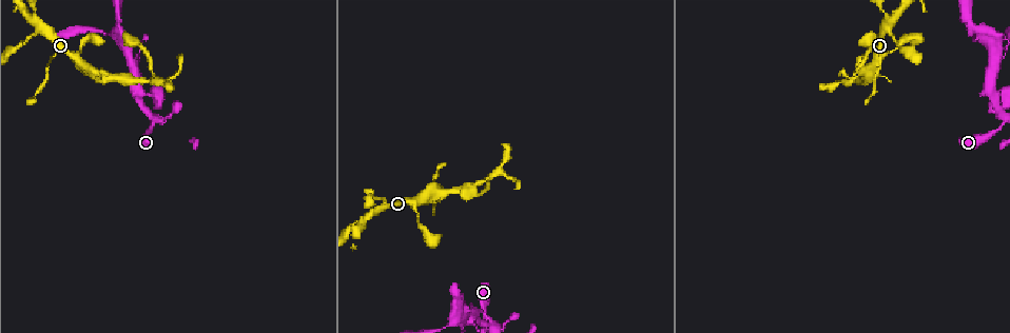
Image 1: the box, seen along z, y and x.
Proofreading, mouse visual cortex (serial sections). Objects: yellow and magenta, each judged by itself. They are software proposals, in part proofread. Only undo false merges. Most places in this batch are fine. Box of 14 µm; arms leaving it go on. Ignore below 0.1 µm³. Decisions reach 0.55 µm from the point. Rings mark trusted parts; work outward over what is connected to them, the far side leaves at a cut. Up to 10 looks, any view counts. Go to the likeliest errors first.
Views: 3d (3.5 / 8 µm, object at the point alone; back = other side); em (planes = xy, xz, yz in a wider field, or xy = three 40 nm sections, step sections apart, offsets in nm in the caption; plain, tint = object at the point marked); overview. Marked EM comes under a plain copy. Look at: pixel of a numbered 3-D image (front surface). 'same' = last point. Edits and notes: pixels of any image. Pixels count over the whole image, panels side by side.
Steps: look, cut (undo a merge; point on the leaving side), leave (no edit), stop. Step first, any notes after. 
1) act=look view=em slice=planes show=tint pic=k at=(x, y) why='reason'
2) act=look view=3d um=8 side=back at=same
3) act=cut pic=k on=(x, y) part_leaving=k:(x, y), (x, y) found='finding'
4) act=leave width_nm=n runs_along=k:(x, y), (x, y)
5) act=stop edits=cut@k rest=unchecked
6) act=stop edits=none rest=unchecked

act=look view=3d um=3.5 pic=1 at=(490, 176) why='abrupt turn'

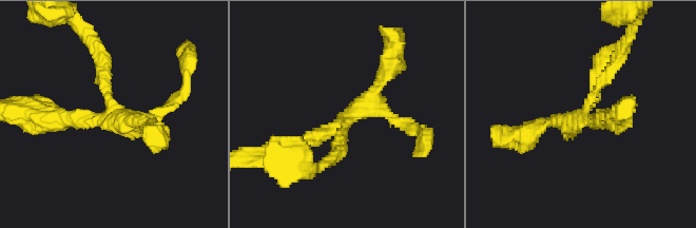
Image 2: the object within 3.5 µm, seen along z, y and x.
act=look view=em slice=xy step=3 show=tint pic=2 at=(587, 115) why='shape alone is not enough'

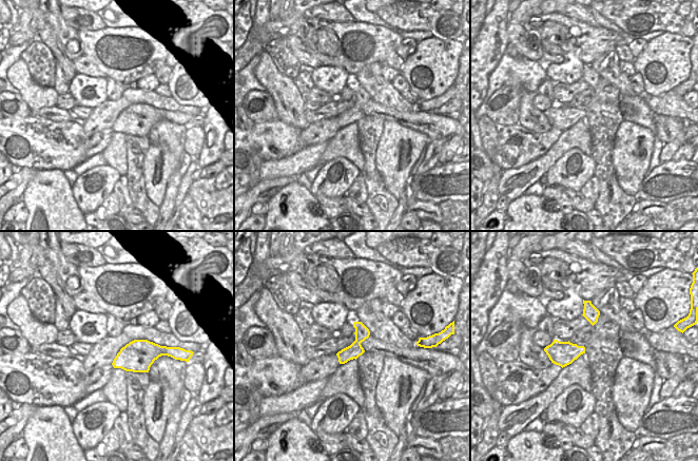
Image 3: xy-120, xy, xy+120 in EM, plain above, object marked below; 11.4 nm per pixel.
act=leave runs_along=3:(359, 324), (359, 341), (342, 361) found='all the same cell'

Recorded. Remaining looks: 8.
act=look view=3d um=3.5 pic=1 at=(886, 28) why='four-way junction'

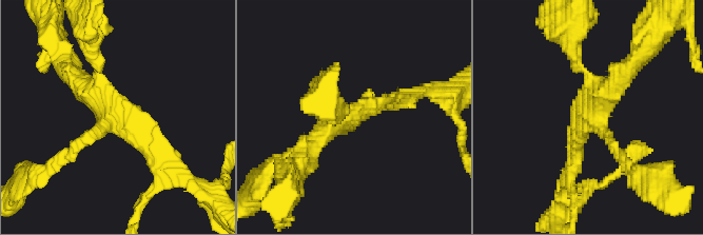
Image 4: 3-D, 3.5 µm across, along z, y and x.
act=look view=em slice=xy step=5 show=tint pic=4 at=(111, 119) arms=4 arm_widths_nm=150,150,250,300 why='now the EM'

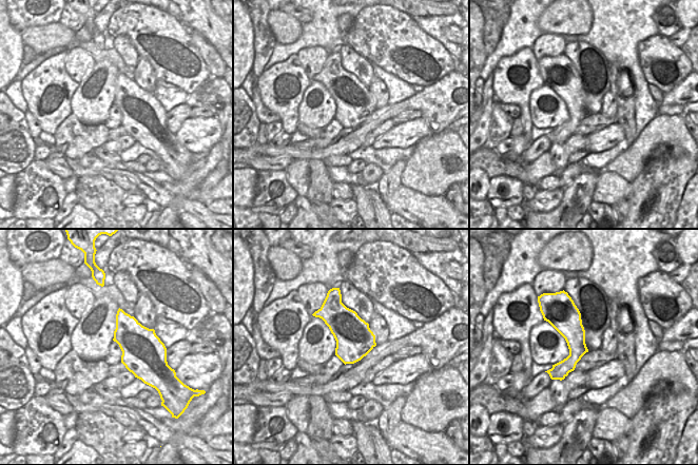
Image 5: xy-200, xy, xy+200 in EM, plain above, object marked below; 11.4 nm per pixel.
act=leave runs_along=4:(170, 163), (66, 70) found='one cell here'

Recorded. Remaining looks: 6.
act=look view=3d um=3.5 pic=1 at=(136, 94) why='thin arm on a thick one'

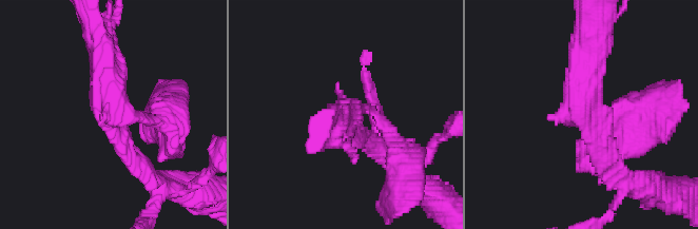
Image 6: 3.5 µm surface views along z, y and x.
act=look view=em slice=xy step=1 show=tint pic=6 at=(578, 111)

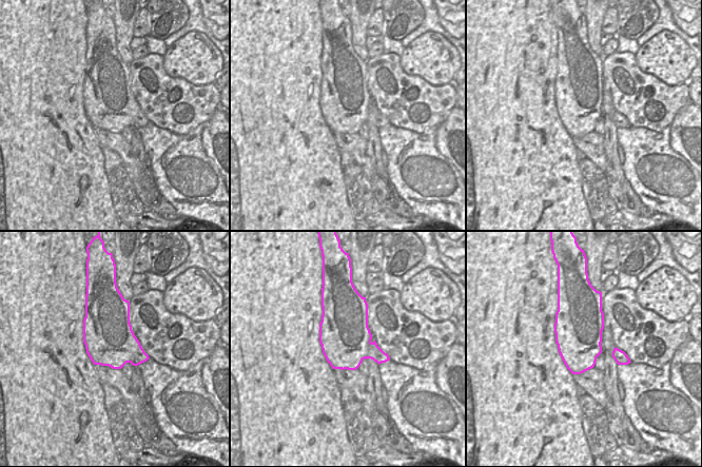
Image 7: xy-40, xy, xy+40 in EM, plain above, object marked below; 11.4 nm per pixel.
act=leave arm_widths_nm=150,250,450 found='continuous, no second cell'

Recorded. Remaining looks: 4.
act=look view=3d um=3.5 pic=1 at=(121, 44) why='three-way junction'

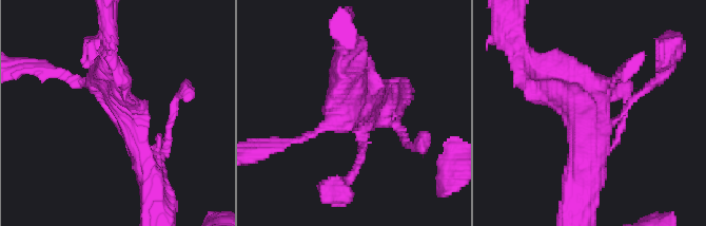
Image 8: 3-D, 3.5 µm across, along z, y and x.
act=look view=em slice=planes show=tint pic=8 at=(361, 103) why='need the tissue'

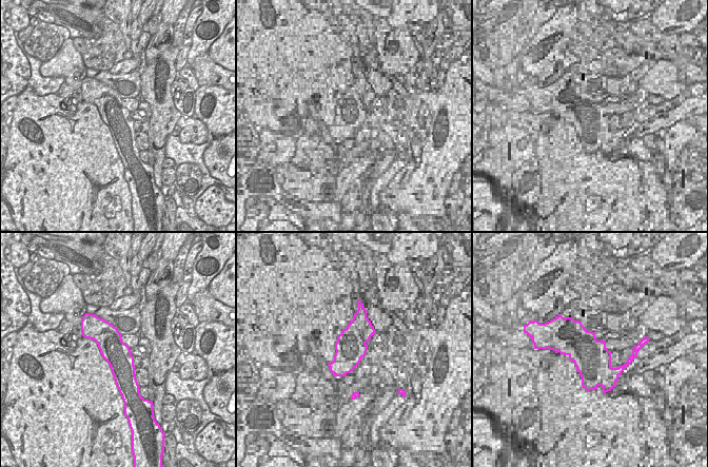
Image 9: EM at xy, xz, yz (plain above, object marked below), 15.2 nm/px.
act=leave runs_along=9:(101, 322), (121, 362), (121, 384) found='one cell here'

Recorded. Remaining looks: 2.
act=stop edits=none rest=unchecked

